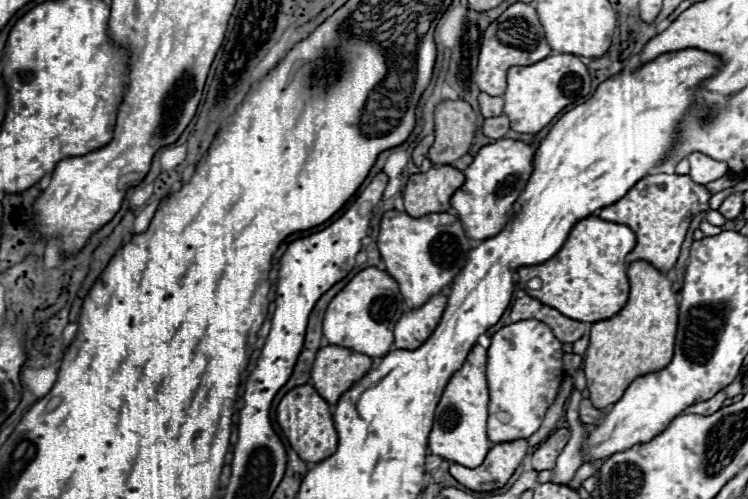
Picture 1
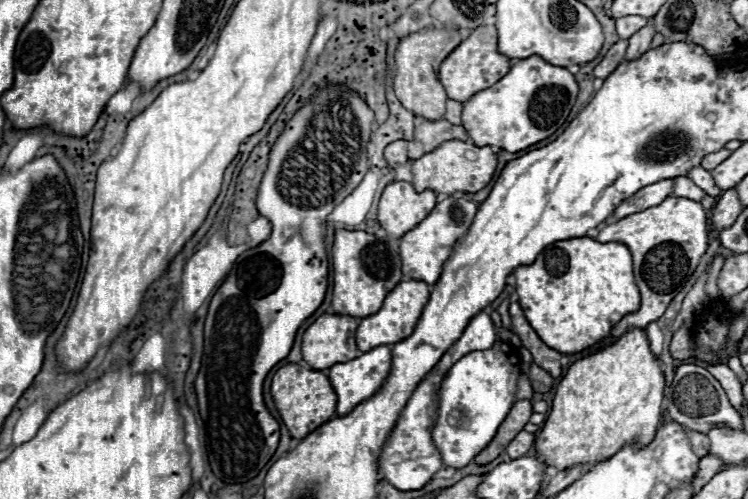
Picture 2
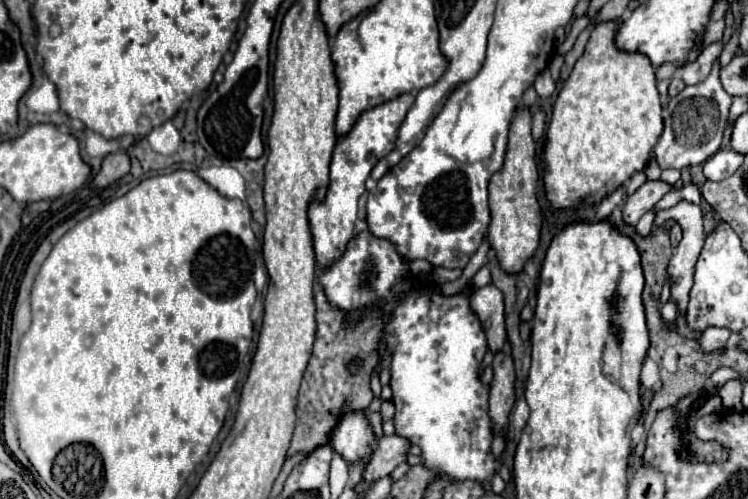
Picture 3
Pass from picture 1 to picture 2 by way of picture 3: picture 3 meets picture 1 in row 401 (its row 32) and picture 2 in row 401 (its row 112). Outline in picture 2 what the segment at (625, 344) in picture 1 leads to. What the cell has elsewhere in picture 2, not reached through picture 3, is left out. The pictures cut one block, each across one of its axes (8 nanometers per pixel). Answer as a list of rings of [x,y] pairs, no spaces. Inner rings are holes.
[[[628,330],[618,342],[574,362],[556,386],[552,410],[534,448],[546,468],[566,470],[578,464],[598,464],[626,444],[646,446],[654,440],[662,414],[664,374],[650,352],[644,330]]]

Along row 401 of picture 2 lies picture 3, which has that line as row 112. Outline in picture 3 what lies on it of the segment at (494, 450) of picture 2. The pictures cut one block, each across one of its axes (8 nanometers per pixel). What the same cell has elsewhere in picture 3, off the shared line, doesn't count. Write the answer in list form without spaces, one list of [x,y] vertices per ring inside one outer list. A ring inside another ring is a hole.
[[[524,108],[518,110],[516,118],[510,124],[508,150],[502,172],[494,174],[490,180],[490,228],[488,240],[496,252],[500,268],[506,274],[518,274],[524,270],[526,262],[534,256],[540,242],[542,214],[536,198],[538,186],[538,164],[536,164],[536,144],[532,138],[532,114]]]

